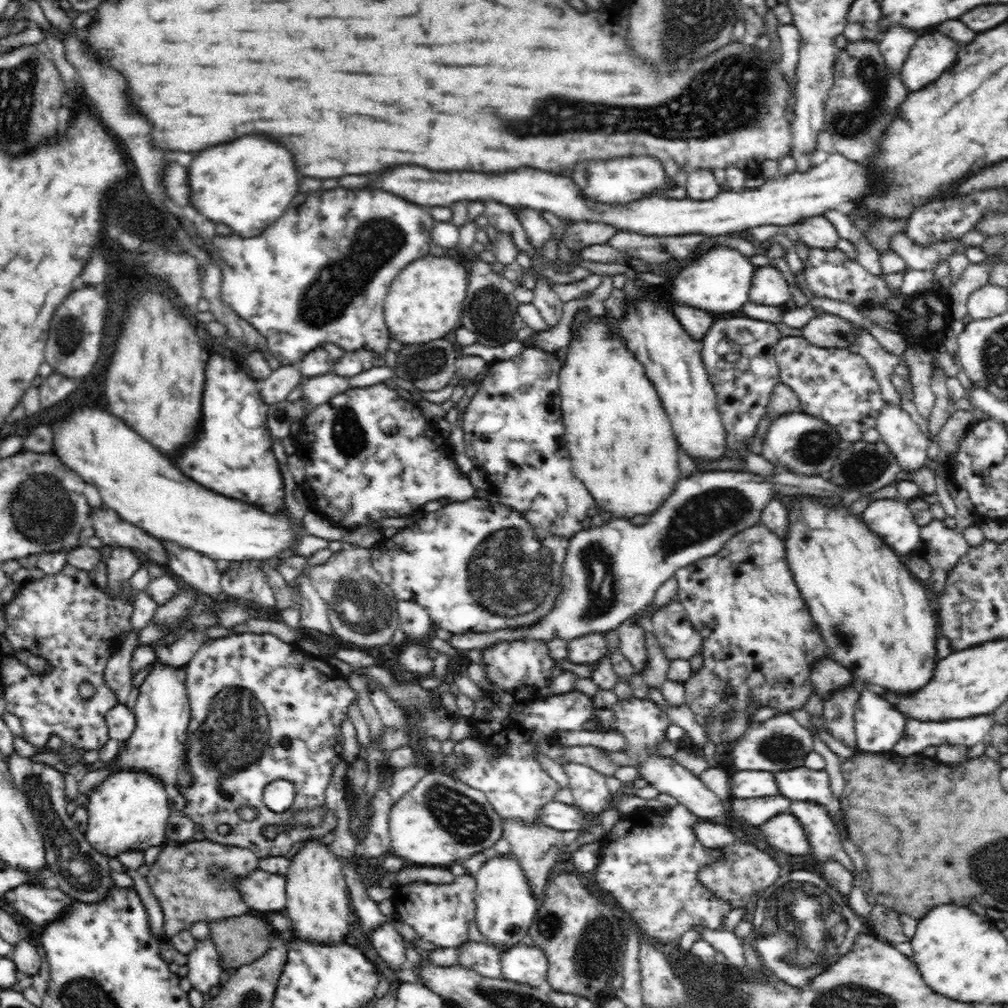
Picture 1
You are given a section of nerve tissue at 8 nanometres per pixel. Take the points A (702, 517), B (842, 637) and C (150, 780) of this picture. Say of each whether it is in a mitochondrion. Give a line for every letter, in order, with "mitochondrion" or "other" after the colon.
A: mitochondrion
B: mitochondrion
C: other

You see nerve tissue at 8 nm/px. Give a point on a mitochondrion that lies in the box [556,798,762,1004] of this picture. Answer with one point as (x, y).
(578, 959)

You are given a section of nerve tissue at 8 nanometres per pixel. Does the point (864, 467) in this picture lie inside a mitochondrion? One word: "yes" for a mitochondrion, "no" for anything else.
yes

